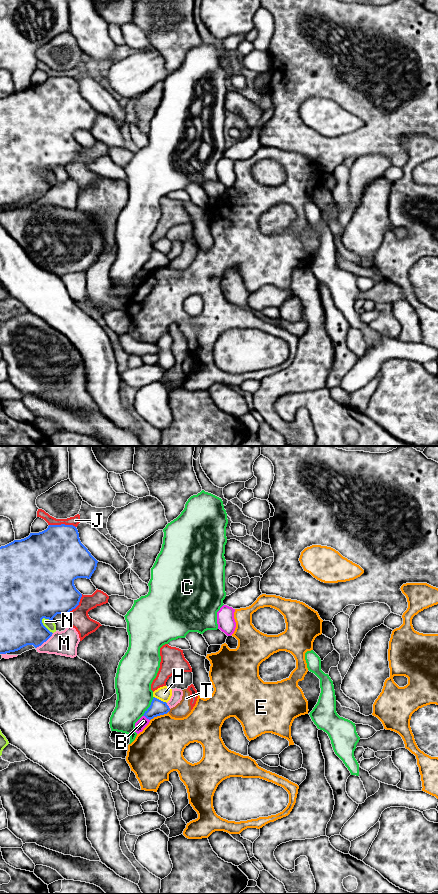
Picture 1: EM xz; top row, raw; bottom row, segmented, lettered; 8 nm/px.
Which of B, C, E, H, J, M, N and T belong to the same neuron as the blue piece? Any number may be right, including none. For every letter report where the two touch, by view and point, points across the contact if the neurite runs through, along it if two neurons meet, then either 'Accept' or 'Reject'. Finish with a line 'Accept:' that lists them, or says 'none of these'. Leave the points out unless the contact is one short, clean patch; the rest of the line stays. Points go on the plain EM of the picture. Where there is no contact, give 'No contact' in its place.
B: Touches blue at xz (146, 269). Boundary: xz (143, 267), (149, 272). Reject
C: Touches blue at xz (150, 258). Reject
E: Touches blue at xz (159, 267). Boundary: xz (168, 263), (154, 268), (150, 272). Reject
H: Touches blue at xz (160, 252). Reject
J: Touches blue at xz (62, 76). Reject
M: Touches blue at xz (44, 193). Reject
N: Touches blue at xz (43, 177). Reject
T: Touches blue at xz (169, 262). Boundary: xz (170, 261), (168, 263). Reject
Accept: none of these

